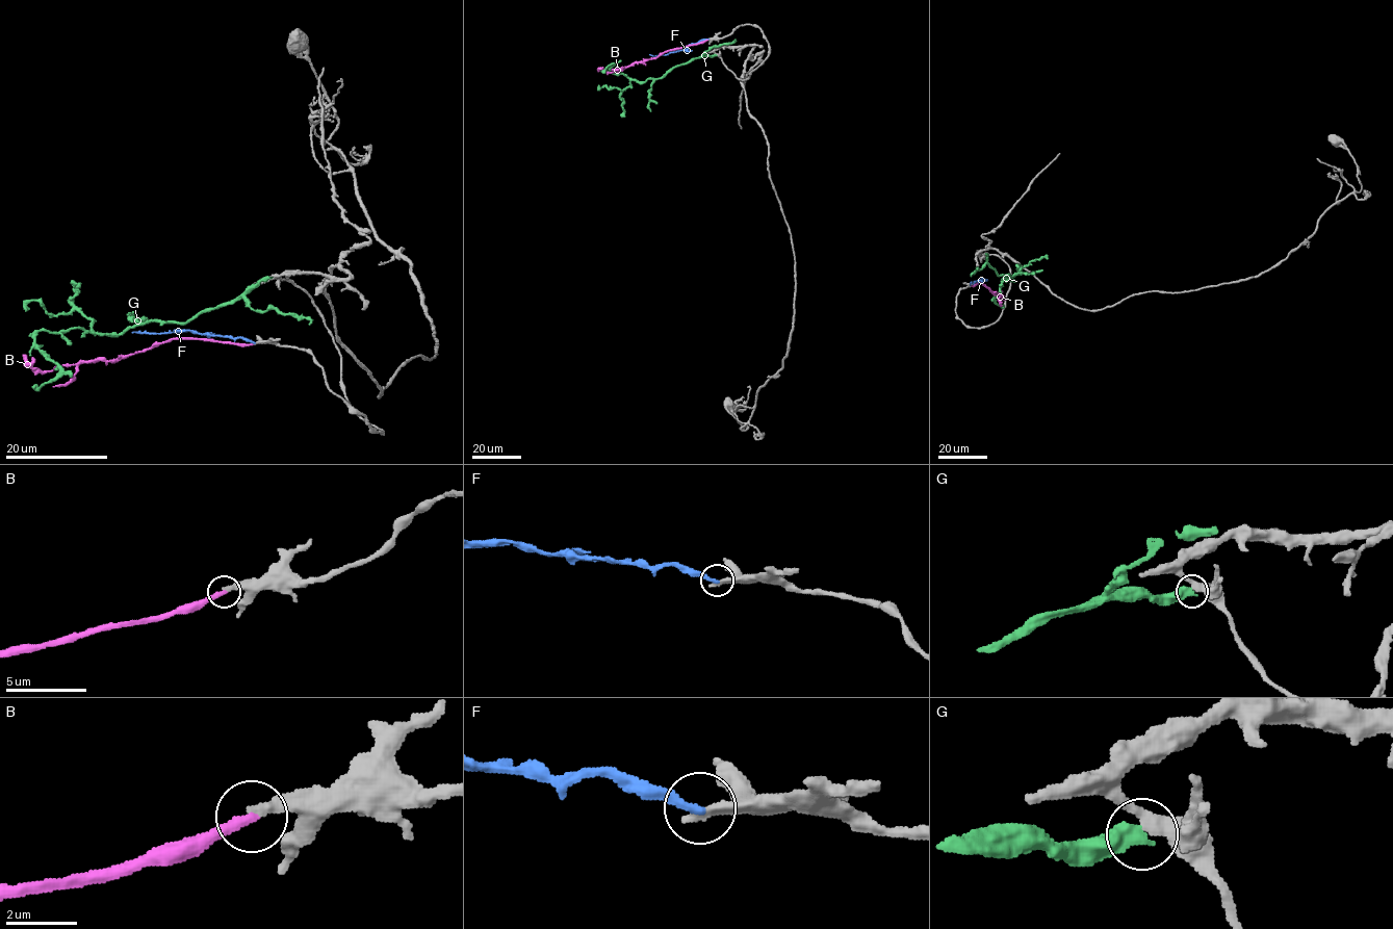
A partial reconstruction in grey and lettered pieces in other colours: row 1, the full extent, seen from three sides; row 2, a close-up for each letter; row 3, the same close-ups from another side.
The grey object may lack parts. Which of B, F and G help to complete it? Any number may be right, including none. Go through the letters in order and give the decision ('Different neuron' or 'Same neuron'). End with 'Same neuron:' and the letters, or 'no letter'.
B: Same neuron
F: Different neuron
G: Different neuron
Same neuron: B

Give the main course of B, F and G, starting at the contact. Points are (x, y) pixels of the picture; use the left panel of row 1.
B: (252, 344), (169, 339), (113, 360), (80, 361), (37, 371), (22, 355)
F: (255, 342), (189, 331), (131, 332)
G: (269, 278), (185, 323), (152, 321), (119, 334), (40, 331), (36, 345), (59, 372), (33, 387)

